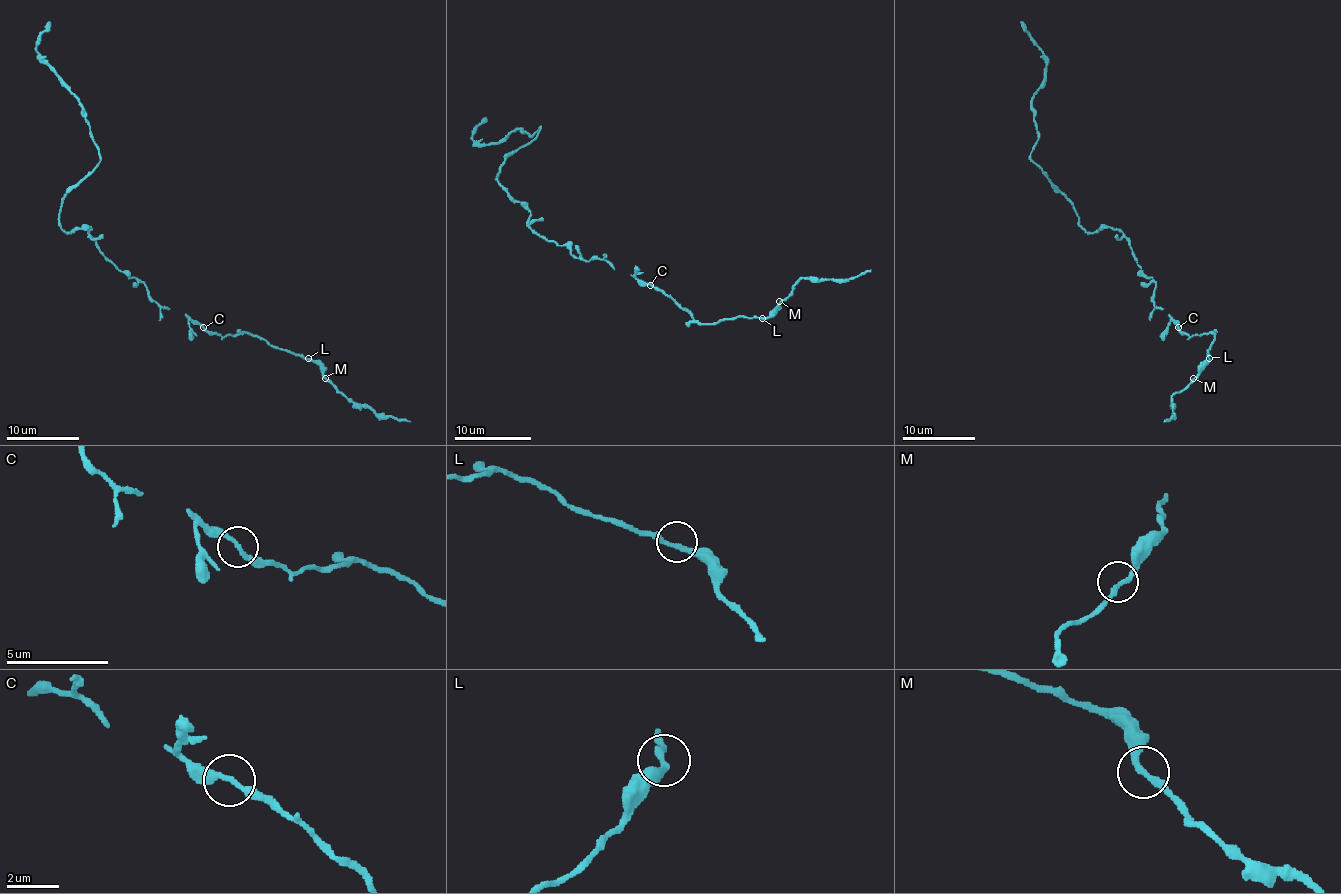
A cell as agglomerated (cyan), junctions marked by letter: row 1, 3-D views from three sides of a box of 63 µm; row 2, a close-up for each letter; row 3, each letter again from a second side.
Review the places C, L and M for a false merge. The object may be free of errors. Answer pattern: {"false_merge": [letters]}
{"false_merge": []}

